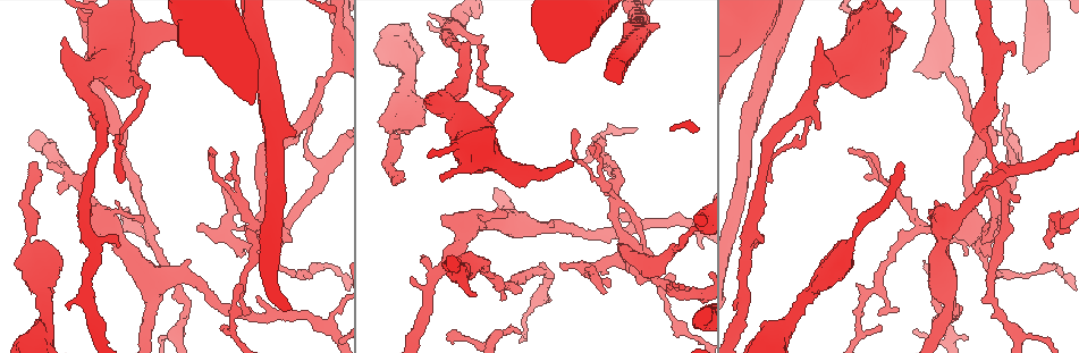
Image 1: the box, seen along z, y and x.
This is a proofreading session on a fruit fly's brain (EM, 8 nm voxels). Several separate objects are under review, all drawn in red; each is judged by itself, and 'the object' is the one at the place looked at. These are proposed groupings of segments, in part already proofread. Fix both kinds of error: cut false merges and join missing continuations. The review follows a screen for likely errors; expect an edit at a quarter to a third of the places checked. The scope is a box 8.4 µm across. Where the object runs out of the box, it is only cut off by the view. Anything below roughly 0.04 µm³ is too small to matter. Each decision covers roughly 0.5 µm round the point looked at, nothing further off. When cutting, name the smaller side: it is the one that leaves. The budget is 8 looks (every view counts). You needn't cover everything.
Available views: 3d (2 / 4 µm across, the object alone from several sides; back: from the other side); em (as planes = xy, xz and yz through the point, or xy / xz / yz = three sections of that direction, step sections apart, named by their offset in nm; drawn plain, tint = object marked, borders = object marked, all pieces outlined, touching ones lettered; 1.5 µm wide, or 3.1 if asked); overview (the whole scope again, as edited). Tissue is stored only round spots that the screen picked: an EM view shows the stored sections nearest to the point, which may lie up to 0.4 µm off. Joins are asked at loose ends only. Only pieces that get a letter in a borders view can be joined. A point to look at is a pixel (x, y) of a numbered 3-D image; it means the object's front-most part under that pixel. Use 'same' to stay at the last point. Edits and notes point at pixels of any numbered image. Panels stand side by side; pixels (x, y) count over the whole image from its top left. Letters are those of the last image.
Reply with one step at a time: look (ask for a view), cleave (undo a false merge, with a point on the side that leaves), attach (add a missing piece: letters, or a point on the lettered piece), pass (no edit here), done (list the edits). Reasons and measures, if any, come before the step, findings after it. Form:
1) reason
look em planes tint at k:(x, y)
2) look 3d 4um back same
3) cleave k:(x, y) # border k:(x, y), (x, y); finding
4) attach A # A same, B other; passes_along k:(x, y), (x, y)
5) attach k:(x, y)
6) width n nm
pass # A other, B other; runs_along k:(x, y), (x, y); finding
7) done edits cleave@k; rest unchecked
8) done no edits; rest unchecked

three arms meet
look 3d 2um at 1:(613, 200)

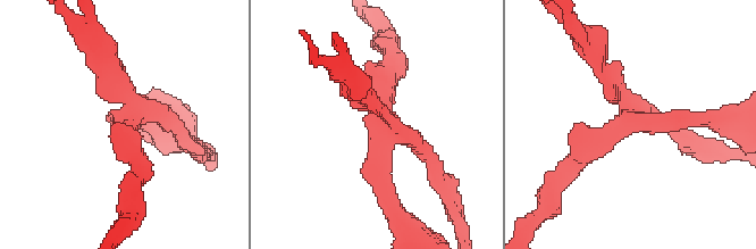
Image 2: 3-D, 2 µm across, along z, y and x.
need the tissue
look em xz step 4 tint at 2:(381, 128)

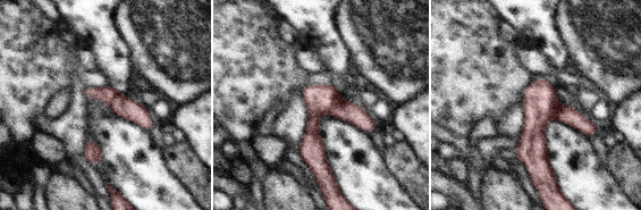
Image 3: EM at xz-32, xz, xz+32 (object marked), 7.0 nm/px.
cut it another way
look em planes borders same

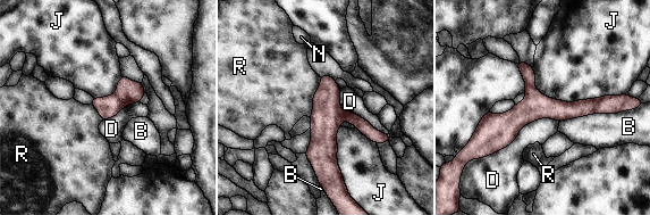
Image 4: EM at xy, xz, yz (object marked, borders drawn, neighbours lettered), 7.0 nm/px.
width 160 nm
cleave 4:(108, 107) # B other, D other, J other, N other, R other; border 4:(116, 92), (125, 105); a second neuron is stuck on

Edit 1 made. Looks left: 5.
redraw
look overview

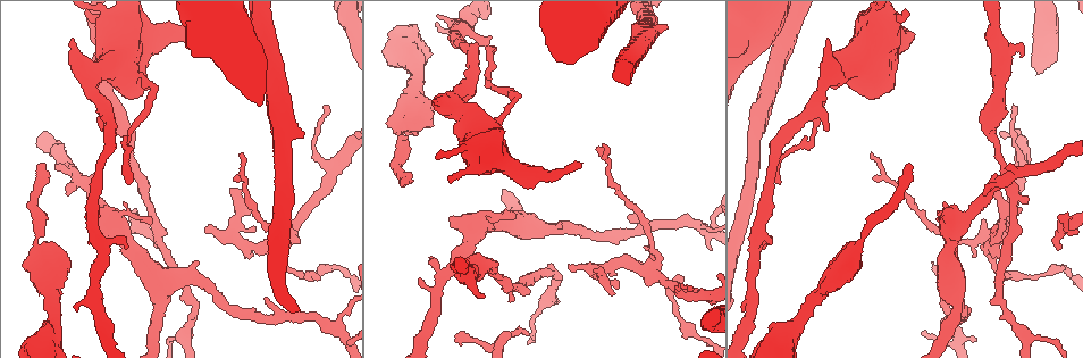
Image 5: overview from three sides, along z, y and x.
narrows sharply
look 3d 2um at 5:(306, 278)

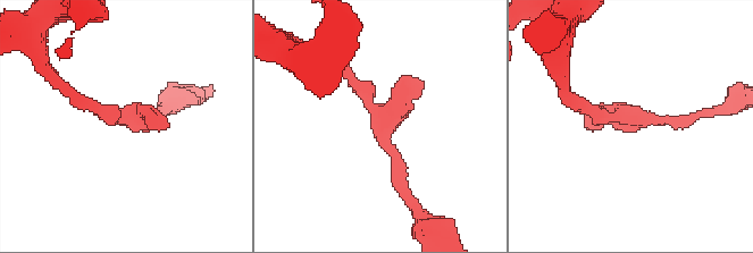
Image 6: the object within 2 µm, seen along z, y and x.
now the EM
look em planes borders at 6:(391, 156)

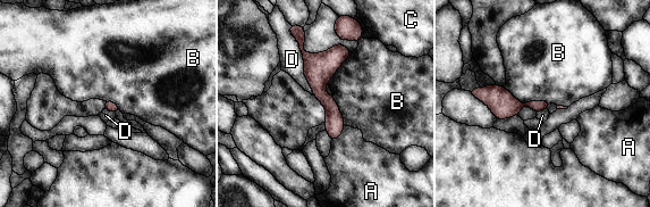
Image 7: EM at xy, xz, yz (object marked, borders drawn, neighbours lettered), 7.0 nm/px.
longest_contact D 460 nm
pass # A other, B other, C other, D other; border 7:(292, 34), (314, 94); continuous, no second neuron

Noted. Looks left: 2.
stops while still wide
look em planes plain at 5:(303, 134)

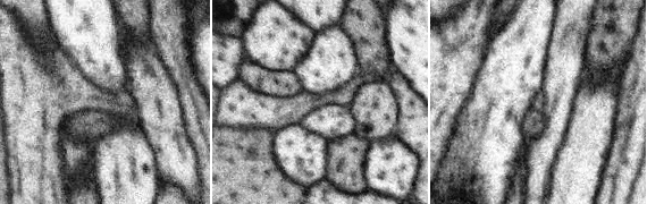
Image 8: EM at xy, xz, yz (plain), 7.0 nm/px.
see the neighbours
look em planes borders same

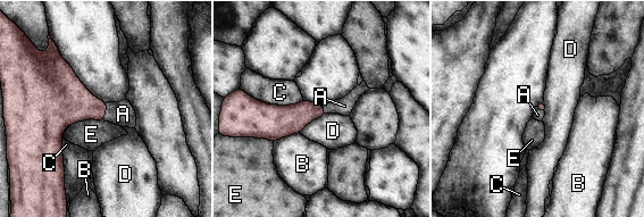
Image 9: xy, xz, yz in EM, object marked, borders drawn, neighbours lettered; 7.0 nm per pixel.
attach A # A same, B other, C other, D other, E other; passes_along 9:(70, 102), (105, 111), (123, 114); the neuron continues

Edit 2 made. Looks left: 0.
done edits cleave@4, attach@9; rest unchecked

